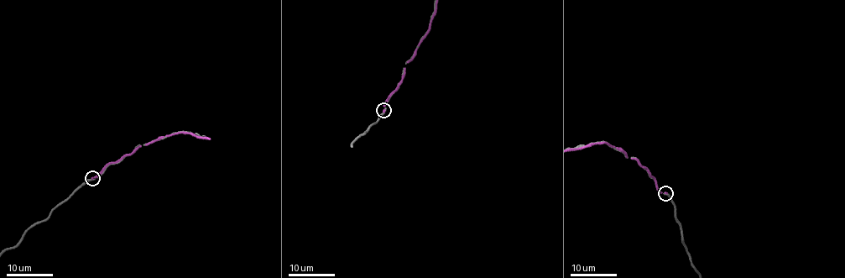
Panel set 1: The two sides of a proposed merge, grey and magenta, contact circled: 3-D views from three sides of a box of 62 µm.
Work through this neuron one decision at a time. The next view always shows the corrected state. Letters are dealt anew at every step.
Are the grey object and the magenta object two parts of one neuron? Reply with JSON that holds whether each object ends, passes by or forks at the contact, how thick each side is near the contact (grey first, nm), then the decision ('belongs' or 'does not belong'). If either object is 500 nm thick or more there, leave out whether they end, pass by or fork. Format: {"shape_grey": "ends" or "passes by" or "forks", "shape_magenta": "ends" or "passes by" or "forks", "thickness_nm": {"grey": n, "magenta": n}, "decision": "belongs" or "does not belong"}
{"shape_grey": "ends", "shape_magenta": "ends", "thickness_nm": {"grey": 240, "magenta": 150}, "decision": "does not belong"}

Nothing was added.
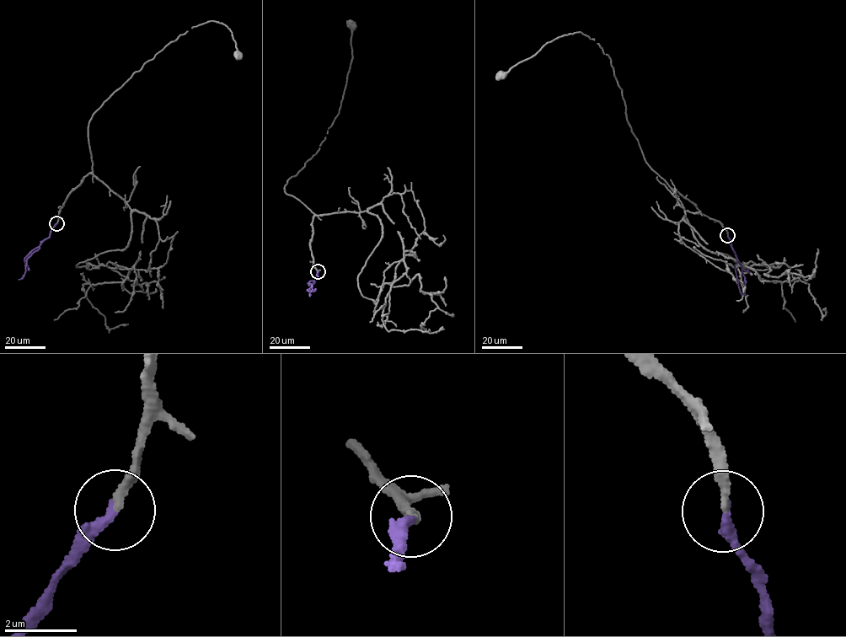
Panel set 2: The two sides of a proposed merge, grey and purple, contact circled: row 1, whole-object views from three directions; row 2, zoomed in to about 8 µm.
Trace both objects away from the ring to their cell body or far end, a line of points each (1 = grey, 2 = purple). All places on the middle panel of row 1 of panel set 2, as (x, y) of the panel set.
1: (318, 271), (309, 244), (314, 214), (284, 189), (289, 178), (315, 154), (339, 113), (352, 56), (353, 24)
2: (318, 271), (314, 282), (311, 281), (307, 283), (312, 284), (311, 291)

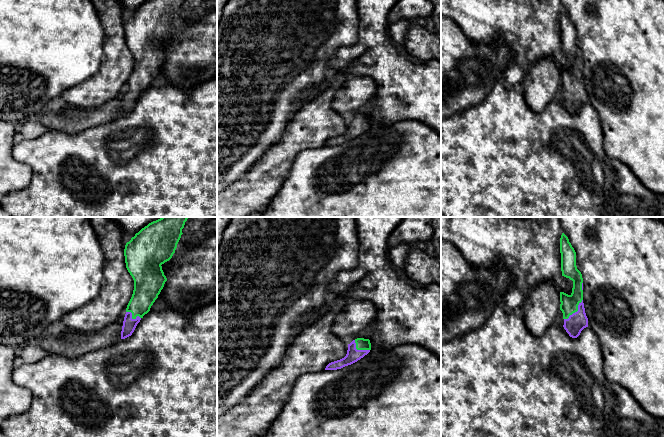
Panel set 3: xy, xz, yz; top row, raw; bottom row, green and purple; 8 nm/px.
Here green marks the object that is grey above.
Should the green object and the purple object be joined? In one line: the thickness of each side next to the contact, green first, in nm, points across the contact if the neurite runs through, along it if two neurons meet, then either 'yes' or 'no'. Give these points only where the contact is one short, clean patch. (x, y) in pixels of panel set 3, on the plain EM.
140 nm thick on the green side, 150 nm on the other; runs through yz (569, 80), (576, 87), (576, 98); yes

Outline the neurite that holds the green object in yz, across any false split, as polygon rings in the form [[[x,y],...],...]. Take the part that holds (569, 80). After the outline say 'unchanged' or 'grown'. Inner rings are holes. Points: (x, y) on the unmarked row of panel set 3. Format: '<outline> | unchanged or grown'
[[[564,9],[560,14],[560,29],[562,52],[573,57],[570,71],[560,68],[563,103],[570,113],[577,114],[588,103],[588,94],[583,79],[583,54],[576,42],[576,28]]] | grown

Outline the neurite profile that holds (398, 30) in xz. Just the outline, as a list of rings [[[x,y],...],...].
[[[401,20],[399,22],[390,23],[389,35],[390,37],[398,43],[405,42],[407,30],[411,22],[409,20]]]

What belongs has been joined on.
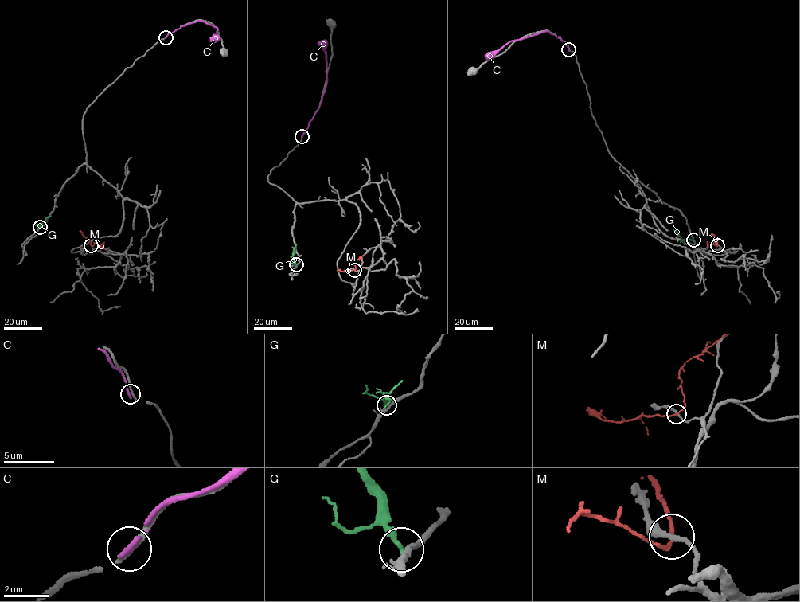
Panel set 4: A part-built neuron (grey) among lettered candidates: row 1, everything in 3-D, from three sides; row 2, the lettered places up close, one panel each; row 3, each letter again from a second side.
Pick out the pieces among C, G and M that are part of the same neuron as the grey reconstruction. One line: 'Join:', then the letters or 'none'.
Join: none

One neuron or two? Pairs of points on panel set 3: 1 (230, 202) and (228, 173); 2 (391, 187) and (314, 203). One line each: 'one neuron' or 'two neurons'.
1: two neurons
2: one neuron

